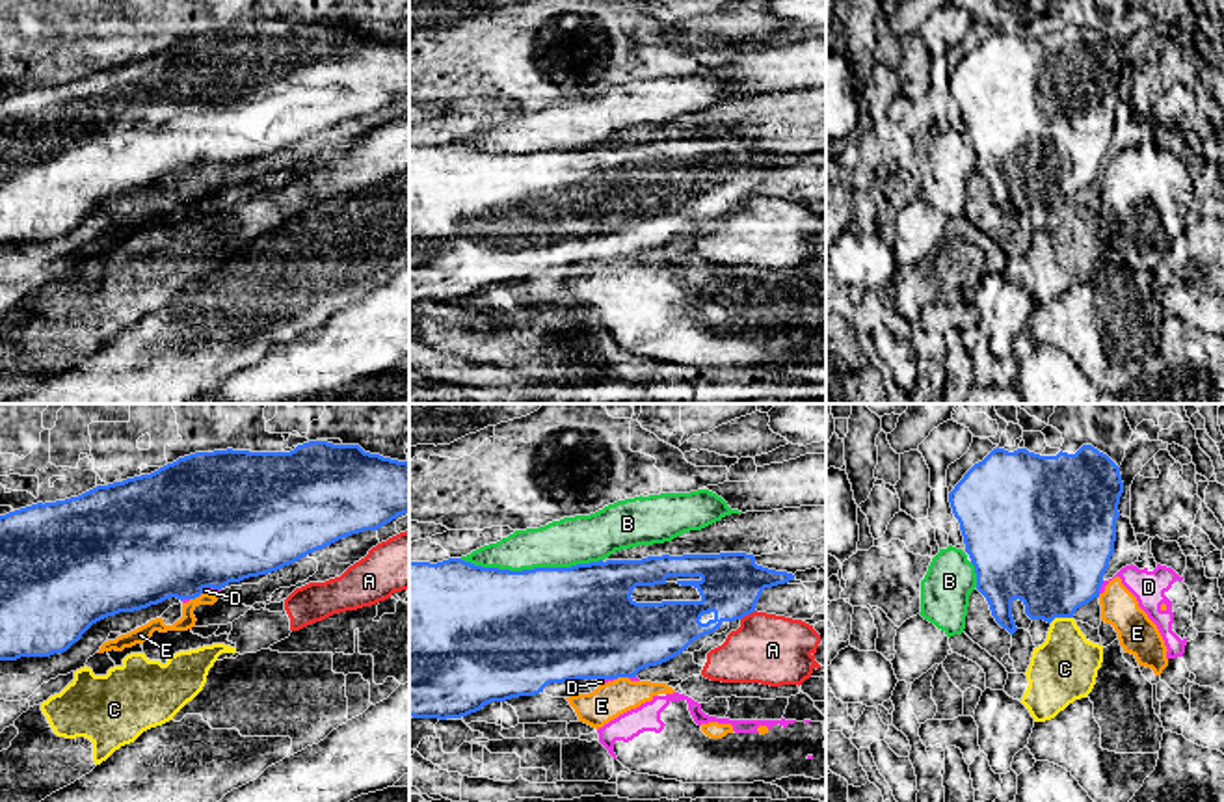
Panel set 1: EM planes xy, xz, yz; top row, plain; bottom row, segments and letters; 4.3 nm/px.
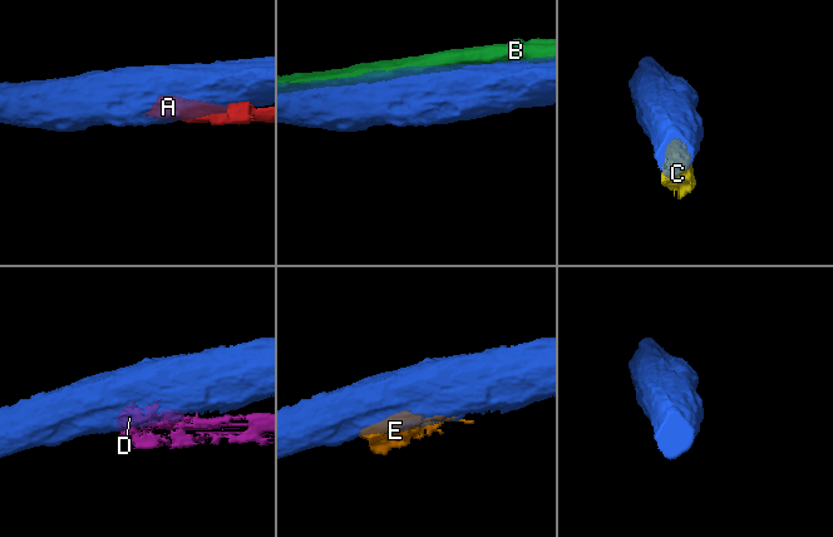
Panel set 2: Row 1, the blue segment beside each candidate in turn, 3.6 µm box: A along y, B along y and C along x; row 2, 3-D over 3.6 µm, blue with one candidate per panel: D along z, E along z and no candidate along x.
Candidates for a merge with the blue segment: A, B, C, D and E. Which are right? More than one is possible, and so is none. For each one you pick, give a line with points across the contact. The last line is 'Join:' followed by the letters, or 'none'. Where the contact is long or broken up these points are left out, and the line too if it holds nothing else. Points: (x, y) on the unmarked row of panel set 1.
Join: none

